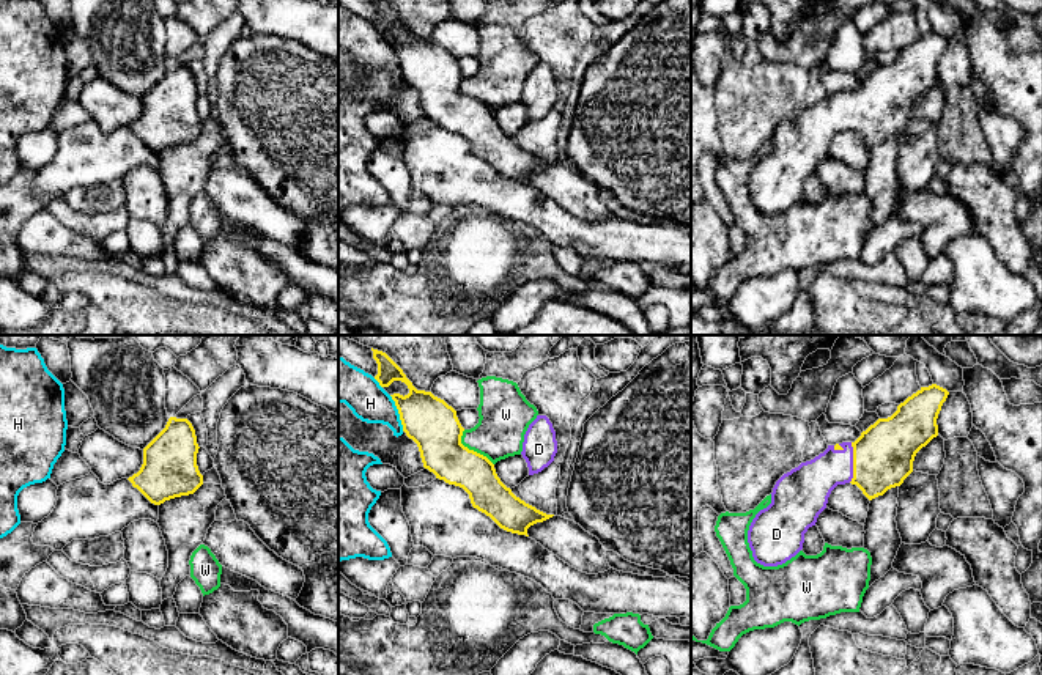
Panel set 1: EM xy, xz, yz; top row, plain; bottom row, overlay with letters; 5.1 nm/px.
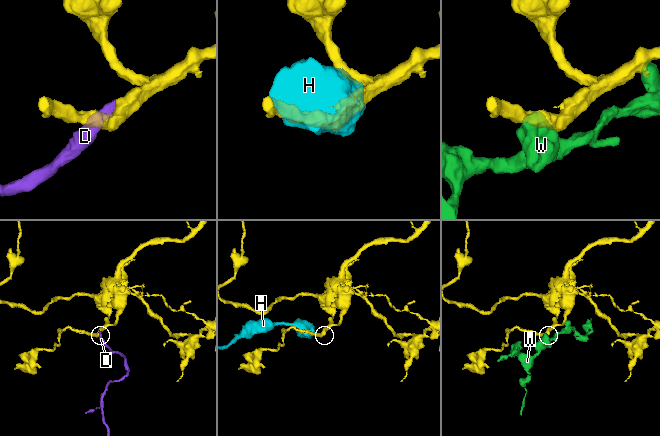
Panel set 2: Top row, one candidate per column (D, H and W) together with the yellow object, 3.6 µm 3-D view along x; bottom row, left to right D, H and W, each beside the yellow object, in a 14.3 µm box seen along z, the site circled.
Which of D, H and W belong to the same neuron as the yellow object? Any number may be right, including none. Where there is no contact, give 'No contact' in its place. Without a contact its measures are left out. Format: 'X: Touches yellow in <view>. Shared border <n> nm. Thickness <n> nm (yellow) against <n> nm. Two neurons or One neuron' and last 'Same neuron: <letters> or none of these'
D: Touches yellow in yz. Shared border 200 nm. Thickness 320 nm (yellow) against 220 nm. One neuron
H: Touches yellow in xz. Shared border 200 nm. Thickness 260 nm (yellow) against 200 nm. Two neurons
W: Touches yellow in xz. Shared border 240 nm. Thickness 260 nm (yellow) against 260 nm. Two neurons
Same neuron: D

